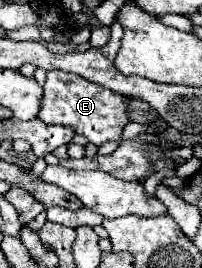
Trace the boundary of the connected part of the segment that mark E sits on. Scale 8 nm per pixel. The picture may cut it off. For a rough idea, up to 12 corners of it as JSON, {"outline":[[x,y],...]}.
{"outline":[[64,70],[38,118],[102,146],[122,140],[128,98]]}

